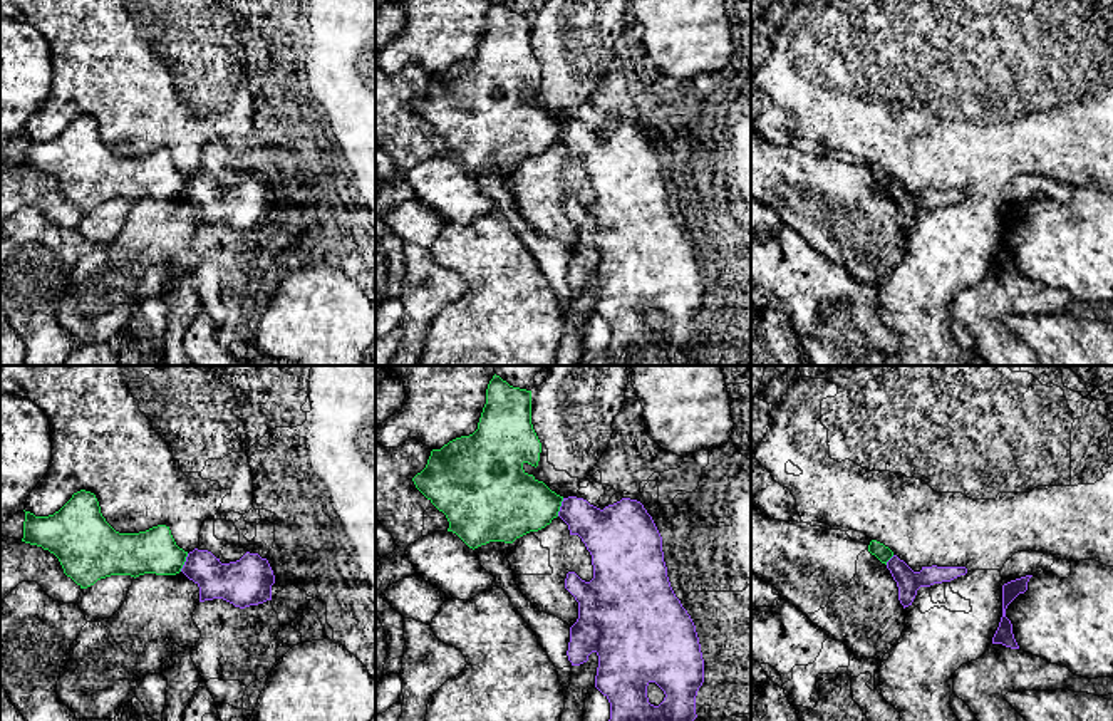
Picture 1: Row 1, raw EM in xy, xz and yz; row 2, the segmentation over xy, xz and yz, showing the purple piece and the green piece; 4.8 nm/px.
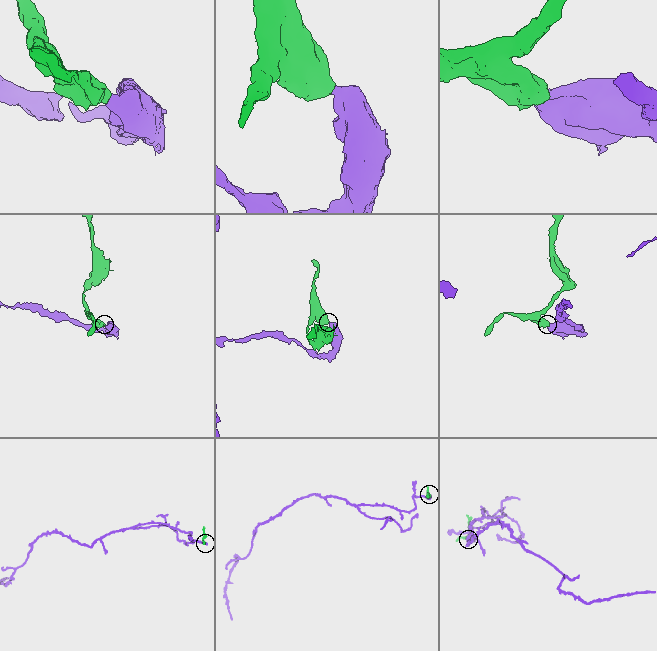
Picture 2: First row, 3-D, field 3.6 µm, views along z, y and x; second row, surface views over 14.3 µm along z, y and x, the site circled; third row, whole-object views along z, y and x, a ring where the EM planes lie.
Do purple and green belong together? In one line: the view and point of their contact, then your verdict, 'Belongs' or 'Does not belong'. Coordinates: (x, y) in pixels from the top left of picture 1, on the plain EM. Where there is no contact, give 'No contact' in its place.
Touches purple at xy (185, 186). Does not belong

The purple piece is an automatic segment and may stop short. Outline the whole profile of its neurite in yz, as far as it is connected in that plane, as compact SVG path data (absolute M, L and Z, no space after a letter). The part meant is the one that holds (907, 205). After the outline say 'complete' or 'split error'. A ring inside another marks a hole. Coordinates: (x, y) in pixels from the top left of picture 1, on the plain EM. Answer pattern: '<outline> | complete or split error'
M893 179L887 186L893 205L898 211L898 225L905 231L912 230L917 215L920 211L930 211L934 208L950 206L960 200L967 198L965 191L922 191L920 196L914 196L903 184Z | complete

